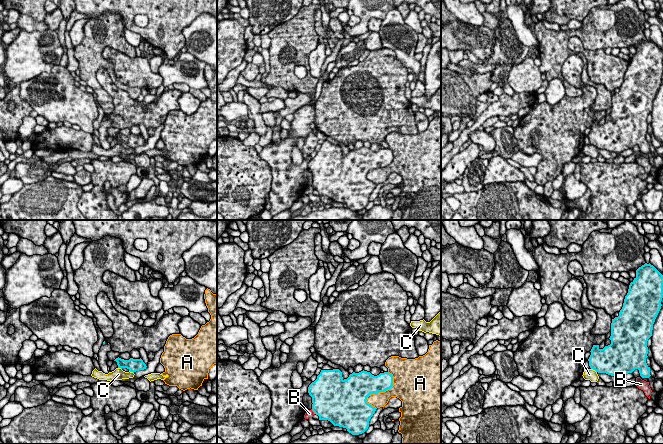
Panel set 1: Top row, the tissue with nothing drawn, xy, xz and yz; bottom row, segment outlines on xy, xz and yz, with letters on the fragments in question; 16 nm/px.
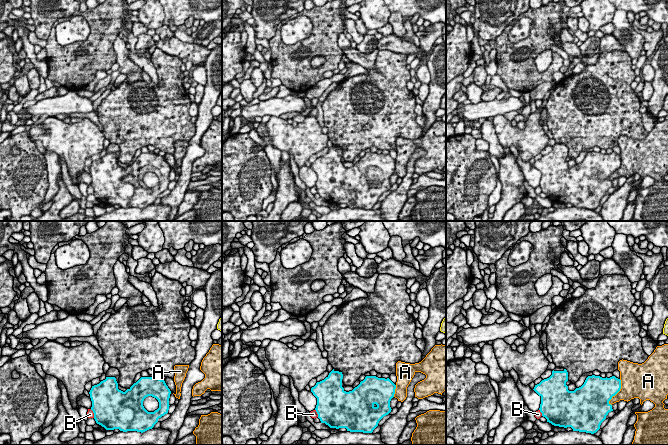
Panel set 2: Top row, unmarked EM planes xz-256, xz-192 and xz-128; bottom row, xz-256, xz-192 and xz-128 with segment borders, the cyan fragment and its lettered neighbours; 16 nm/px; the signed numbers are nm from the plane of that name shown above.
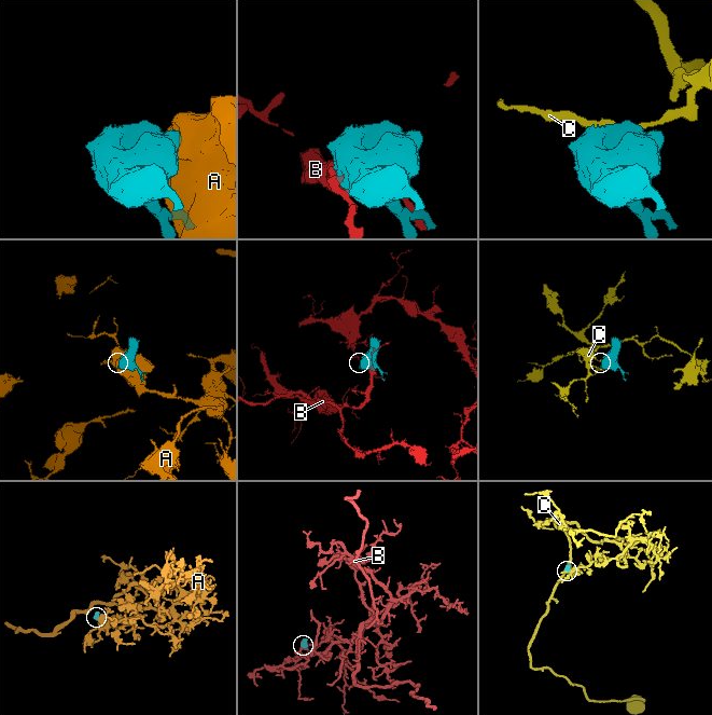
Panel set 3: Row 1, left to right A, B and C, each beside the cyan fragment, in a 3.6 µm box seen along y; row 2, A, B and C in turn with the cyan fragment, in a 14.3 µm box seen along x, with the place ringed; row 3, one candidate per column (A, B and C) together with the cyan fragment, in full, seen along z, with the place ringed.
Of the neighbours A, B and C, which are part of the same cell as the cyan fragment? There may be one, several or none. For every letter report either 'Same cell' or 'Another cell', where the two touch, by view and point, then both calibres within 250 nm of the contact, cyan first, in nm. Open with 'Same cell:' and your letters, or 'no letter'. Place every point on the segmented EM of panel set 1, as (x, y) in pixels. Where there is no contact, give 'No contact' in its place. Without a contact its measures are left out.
Same cell: no letter
A: Another cell. Touches cyan at xz (380, 391). Thickness 340 nm (cyan) against 240 nm
B: Another cell. Touches cyan at xz (312, 410). Thickness 440 nm (cyan) against 130 nm
C: Another cell. Touches cyan at yz (594, 369). Thickness 400 nm (cyan) against 190 nm

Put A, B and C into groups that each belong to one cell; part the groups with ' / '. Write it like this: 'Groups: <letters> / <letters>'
Groups: A / B / C

